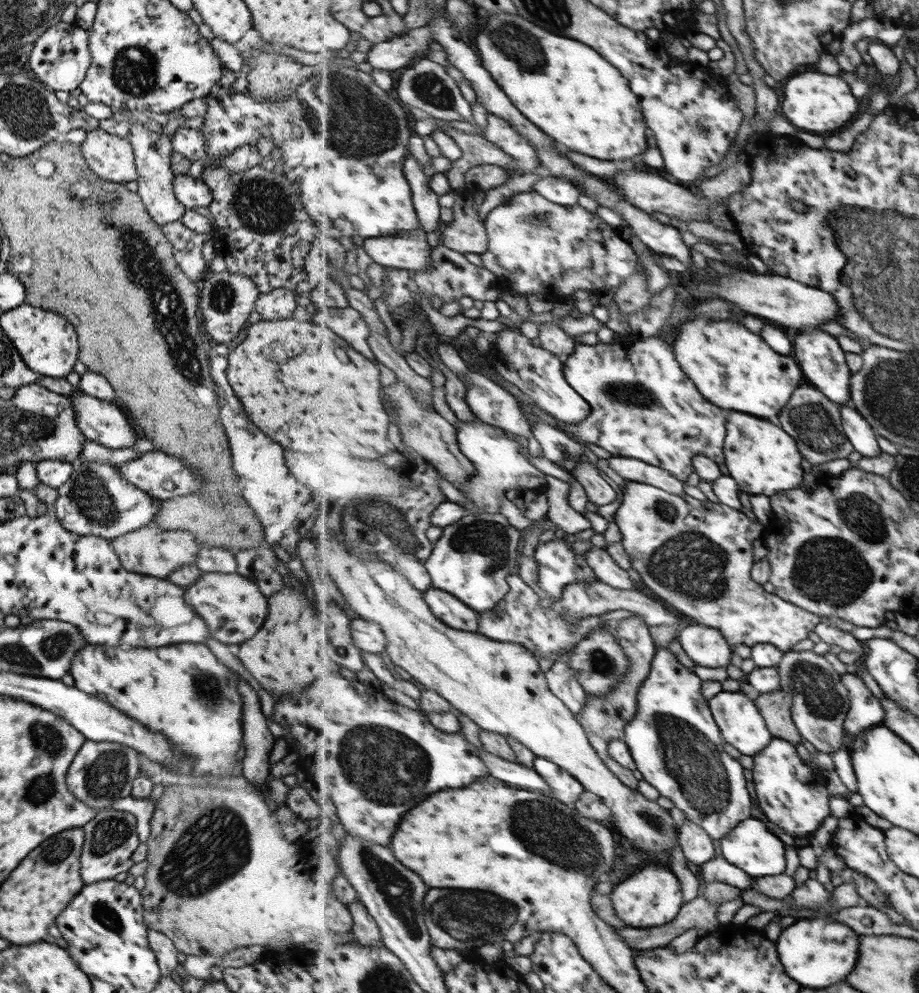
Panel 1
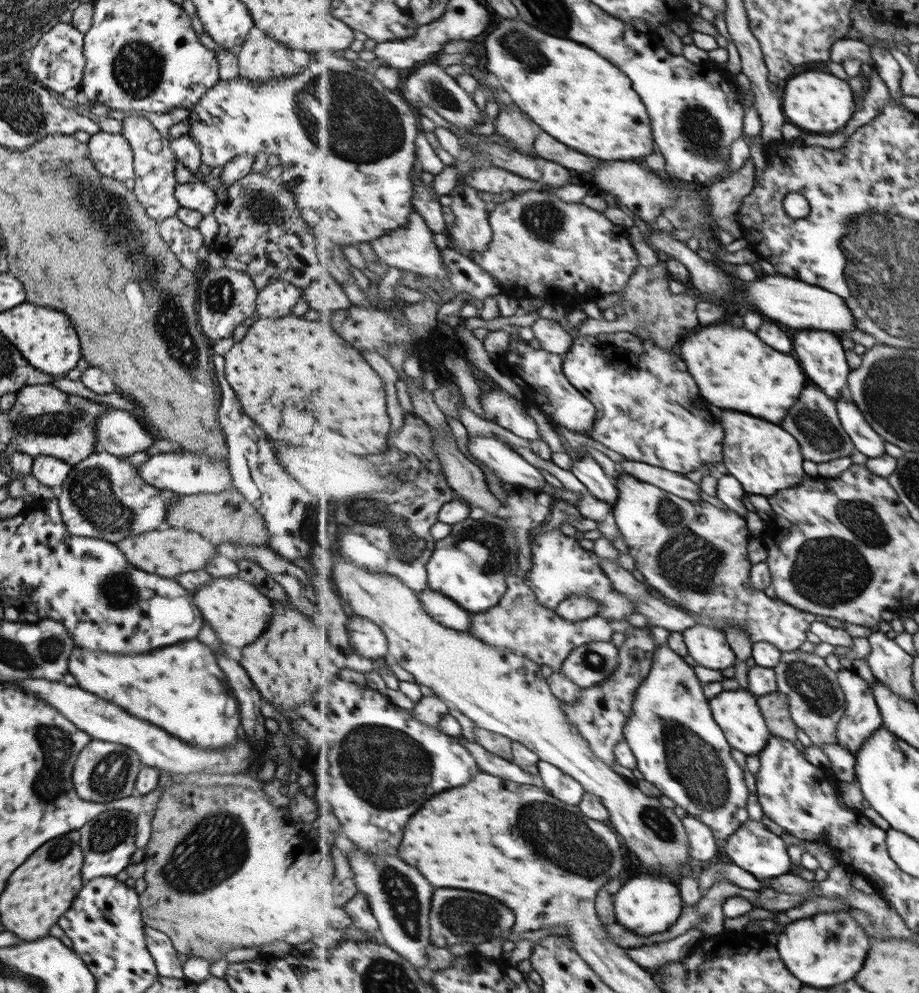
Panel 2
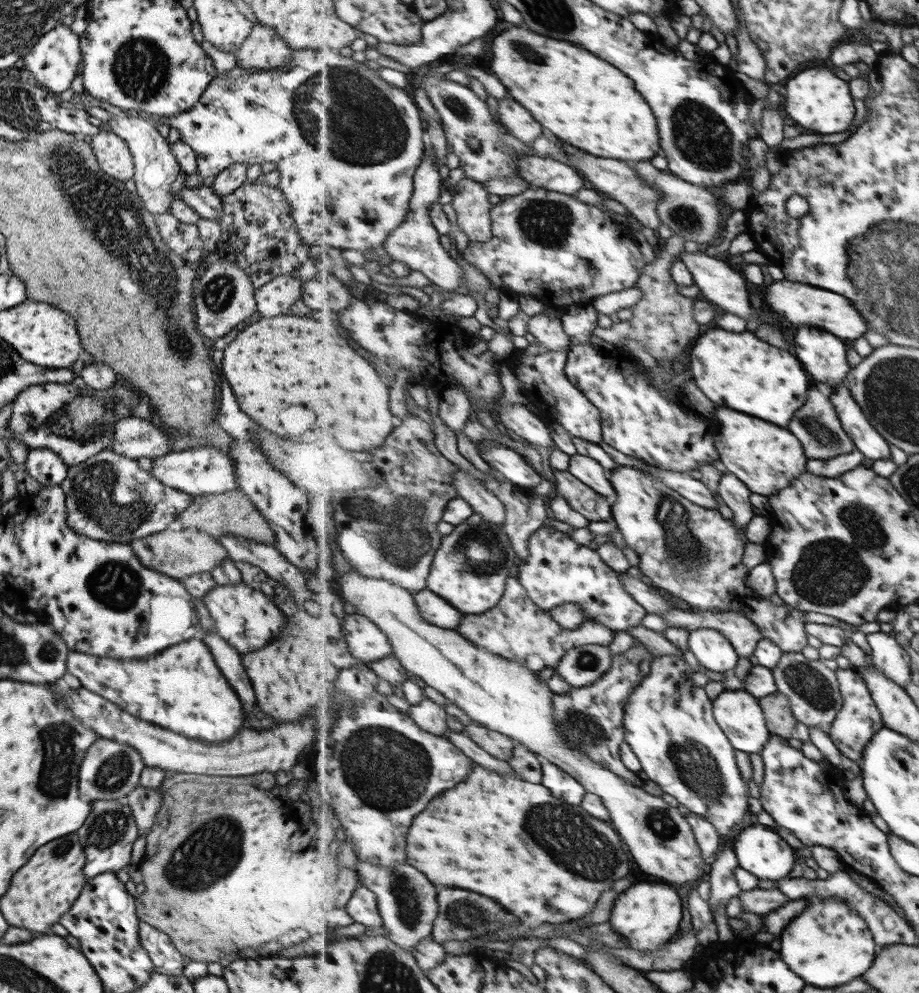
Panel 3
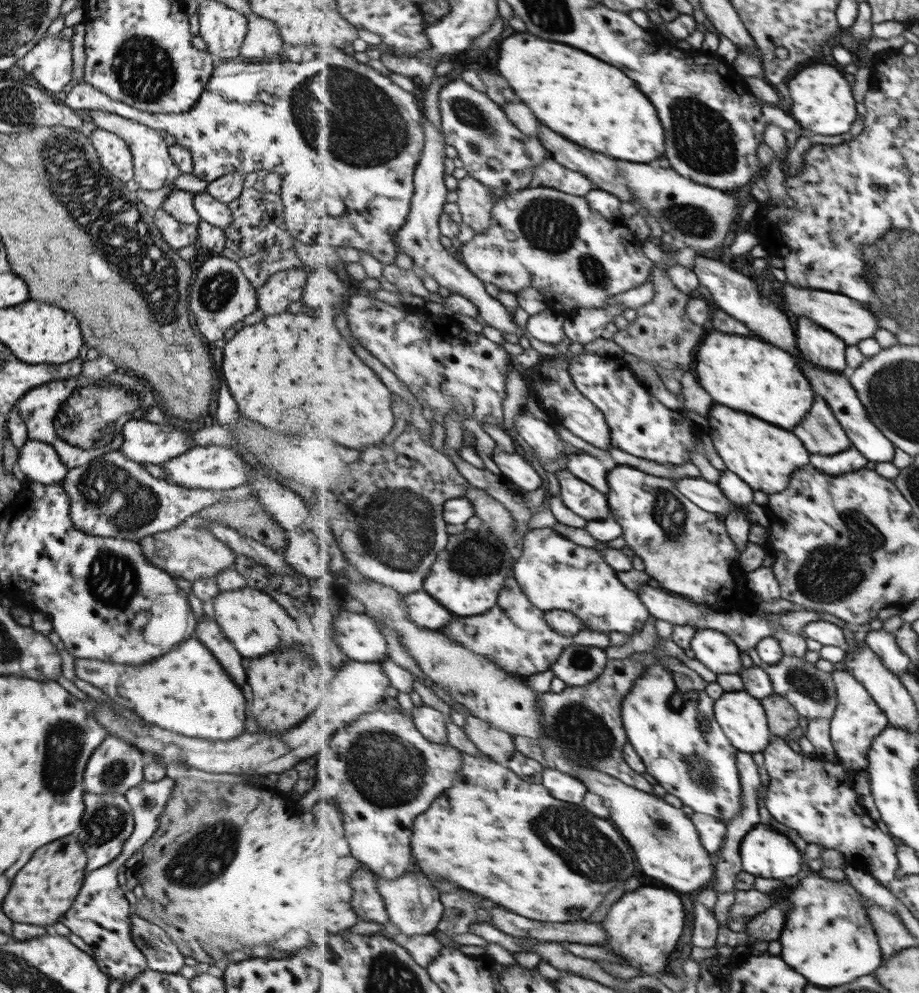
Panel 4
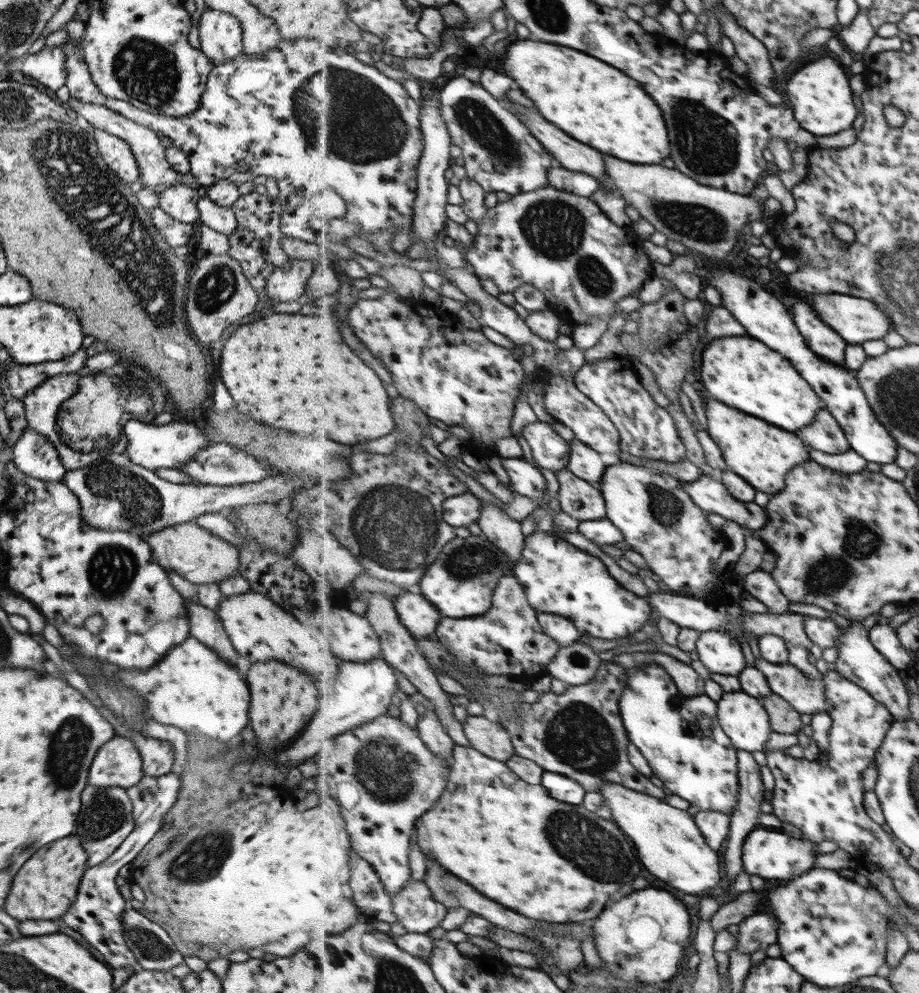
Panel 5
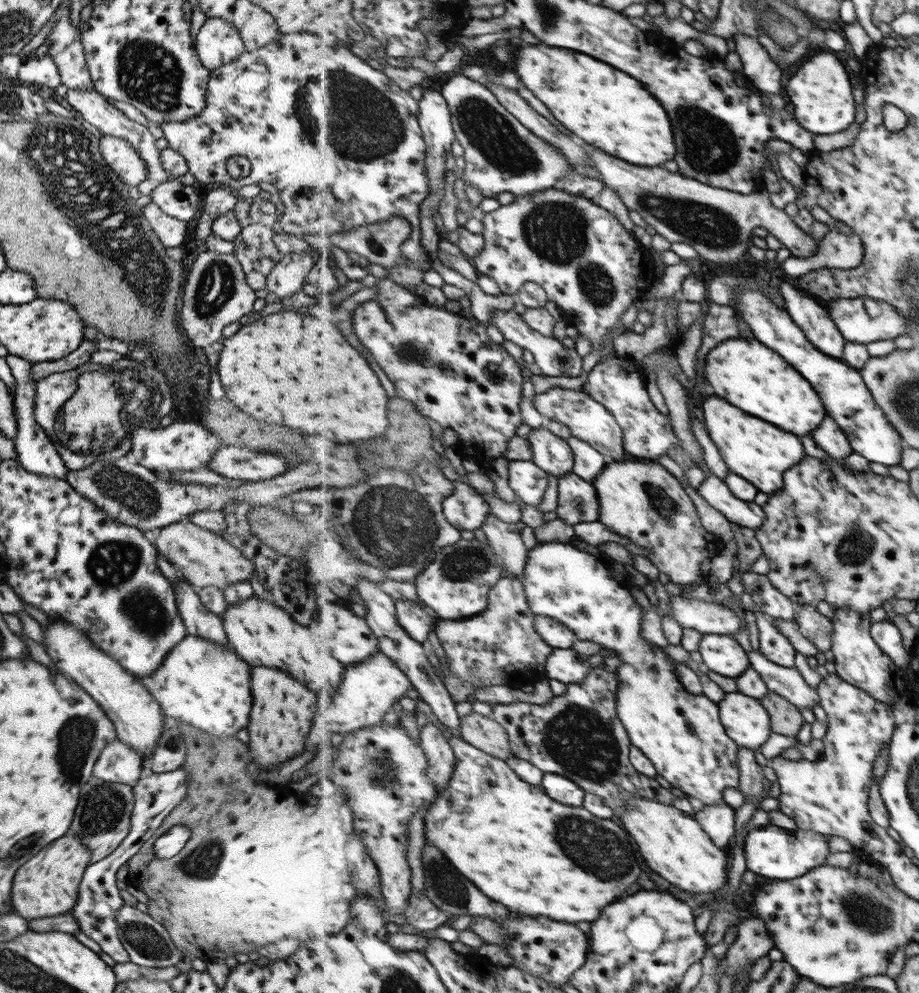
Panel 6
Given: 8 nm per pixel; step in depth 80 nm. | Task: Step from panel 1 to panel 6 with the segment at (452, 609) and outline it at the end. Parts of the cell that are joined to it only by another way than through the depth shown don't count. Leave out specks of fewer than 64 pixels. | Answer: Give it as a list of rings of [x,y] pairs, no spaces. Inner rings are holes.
[[[396,601],[397,619],[399,625],[403,627],[411,638],[417,642],[427,643],[431,628],[436,628],[438,624],[438,616],[433,618],[425,612],[427,608],[422,608],[421,605],[413,601]]]

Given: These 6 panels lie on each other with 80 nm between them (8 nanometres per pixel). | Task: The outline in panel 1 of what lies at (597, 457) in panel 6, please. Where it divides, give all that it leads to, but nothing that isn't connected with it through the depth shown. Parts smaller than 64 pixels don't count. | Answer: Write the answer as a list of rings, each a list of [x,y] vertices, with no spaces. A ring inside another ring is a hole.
[[[578,463],[573,468],[573,476],[584,488],[588,497],[588,502],[593,502],[597,506],[605,506],[617,500],[617,490],[599,474],[596,464]]]

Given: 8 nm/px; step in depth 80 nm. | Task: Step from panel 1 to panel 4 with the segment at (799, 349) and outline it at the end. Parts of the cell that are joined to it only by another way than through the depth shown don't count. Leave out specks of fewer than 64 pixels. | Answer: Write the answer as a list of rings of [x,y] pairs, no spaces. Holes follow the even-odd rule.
[[[800,316],[794,321],[798,342],[802,353],[816,367],[829,369],[836,373],[850,371],[846,361],[848,344],[834,332],[823,328],[811,317]]]

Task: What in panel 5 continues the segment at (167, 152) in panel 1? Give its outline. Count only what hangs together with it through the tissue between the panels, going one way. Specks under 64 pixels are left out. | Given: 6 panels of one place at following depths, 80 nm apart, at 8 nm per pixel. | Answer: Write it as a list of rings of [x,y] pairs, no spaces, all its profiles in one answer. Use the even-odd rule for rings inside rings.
[[[71,97],[68,98],[67,104],[72,110],[75,110],[78,115],[83,116],[94,130],[98,129],[114,135],[129,146],[135,157],[137,168],[139,169],[138,180],[142,185],[152,187],[164,184],[170,185],[181,181],[181,175],[178,172],[175,172],[165,160],[165,148],[161,146],[161,140],[155,135],[154,131],[151,131],[148,127],[140,126],[140,124],[125,118],[100,104],[84,103]]]

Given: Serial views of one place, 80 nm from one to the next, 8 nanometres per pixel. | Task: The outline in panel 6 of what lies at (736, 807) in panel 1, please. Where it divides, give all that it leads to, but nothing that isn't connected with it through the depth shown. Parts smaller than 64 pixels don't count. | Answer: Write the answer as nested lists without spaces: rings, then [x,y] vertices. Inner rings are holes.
[[[563,540],[536,542],[529,557],[523,582],[535,616],[547,616],[567,625],[579,639],[600,644],[622,661],[615,672],[618,689],[616,707],[632,744],[645,753],[657,767],[659,775],[686,796],[697,798],[705,805],[724,803],[725,788],[739,788],[739,745],[726,732],[719,703],[705,695],[691,694],[683,686],[671,656],[643,636],[643,608],[632,591],[626,590],[624,583],[607,569],[607,558],[597,558],[591,548],[579,548],[579,544],[570,542],[563,544]]]

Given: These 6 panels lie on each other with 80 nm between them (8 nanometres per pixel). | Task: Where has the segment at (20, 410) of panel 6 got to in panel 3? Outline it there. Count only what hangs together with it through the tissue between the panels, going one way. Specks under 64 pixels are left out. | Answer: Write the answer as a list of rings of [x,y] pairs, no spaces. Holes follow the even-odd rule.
[[[28,448],[22,469],[41,485],[60,487],[67,477],[68,466],[48,448]]]

